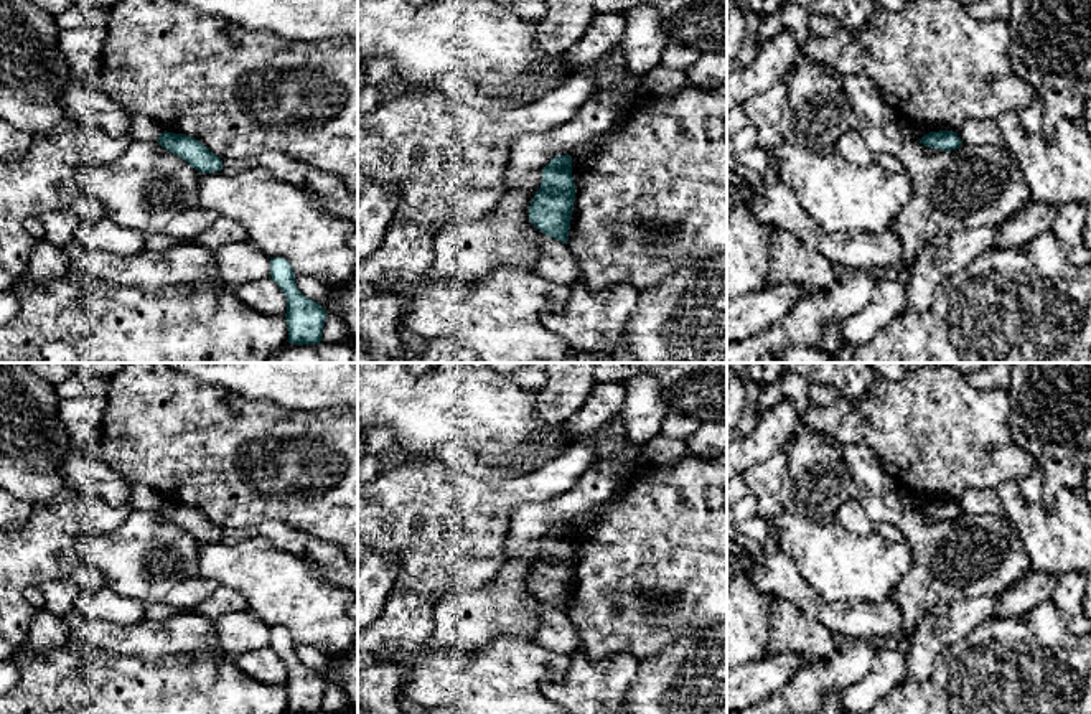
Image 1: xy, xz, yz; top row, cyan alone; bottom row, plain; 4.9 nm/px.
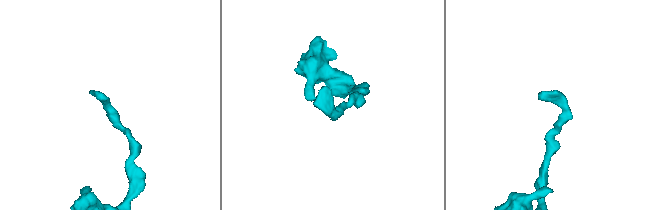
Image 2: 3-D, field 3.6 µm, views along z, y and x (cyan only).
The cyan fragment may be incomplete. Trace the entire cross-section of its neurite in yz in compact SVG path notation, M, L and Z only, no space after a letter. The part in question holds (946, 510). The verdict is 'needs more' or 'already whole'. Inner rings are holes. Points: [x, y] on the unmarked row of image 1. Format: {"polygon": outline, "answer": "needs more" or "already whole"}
{"polygon": "M939 500L929 501L928 505L921 506L920 511L929 518L951 521L962 514L956 501L953 500Z", "answer": "already whole"}

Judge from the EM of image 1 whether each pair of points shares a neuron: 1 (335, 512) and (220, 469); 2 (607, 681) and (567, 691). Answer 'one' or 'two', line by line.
1: one
2: one

